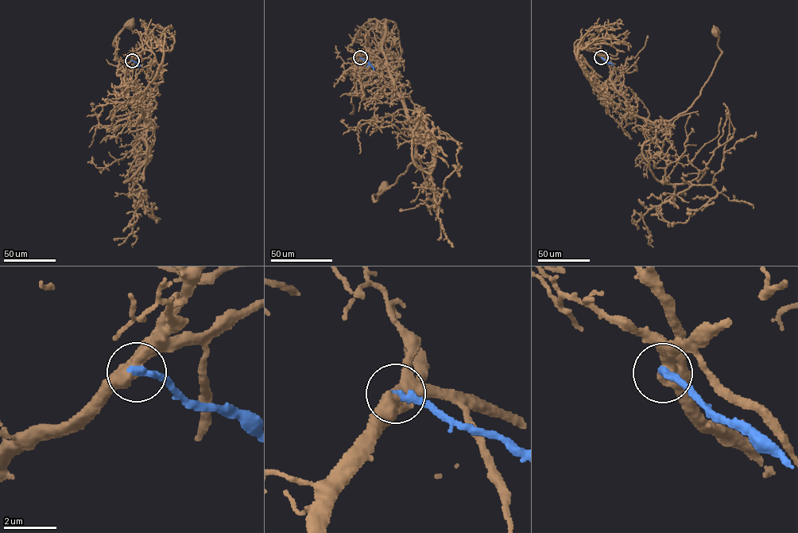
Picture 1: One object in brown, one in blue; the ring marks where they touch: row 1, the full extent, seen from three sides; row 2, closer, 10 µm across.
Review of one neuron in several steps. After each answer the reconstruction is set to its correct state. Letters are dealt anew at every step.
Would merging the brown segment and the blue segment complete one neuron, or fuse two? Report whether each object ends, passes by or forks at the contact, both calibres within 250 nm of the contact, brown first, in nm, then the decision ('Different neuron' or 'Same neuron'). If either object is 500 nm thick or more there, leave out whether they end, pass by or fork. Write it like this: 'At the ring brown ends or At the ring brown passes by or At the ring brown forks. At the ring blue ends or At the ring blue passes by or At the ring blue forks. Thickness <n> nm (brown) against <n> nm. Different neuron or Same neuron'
At the ring brown forks. At the ring blue ends. Thickness 400 nm (brown) against 320 nm. Same neuron

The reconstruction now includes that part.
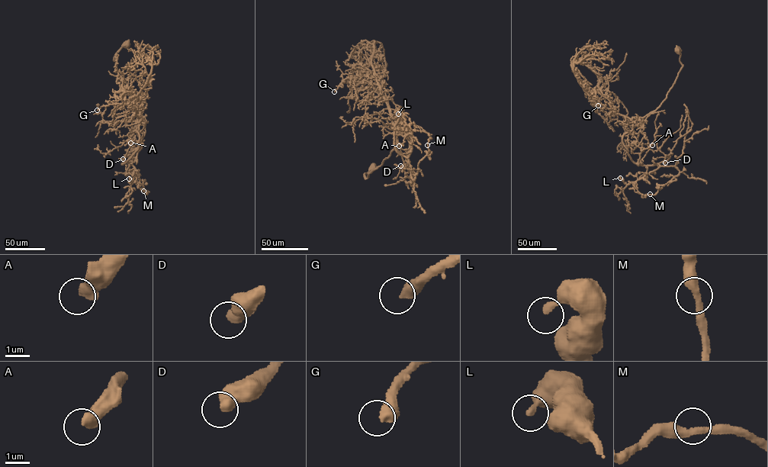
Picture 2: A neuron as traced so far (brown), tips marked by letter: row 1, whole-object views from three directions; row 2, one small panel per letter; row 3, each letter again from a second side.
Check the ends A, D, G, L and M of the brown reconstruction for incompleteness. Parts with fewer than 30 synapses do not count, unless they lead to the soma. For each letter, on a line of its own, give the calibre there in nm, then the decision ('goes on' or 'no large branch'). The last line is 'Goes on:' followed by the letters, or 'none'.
A: calibre 440 nm; no large branch
D: calibre 550 nm; no large branch
G: calibre 440 nm; goes on
L: calibre 260 nm; no large branch
M: calibre 360 nm; no large branch
Goes on: G

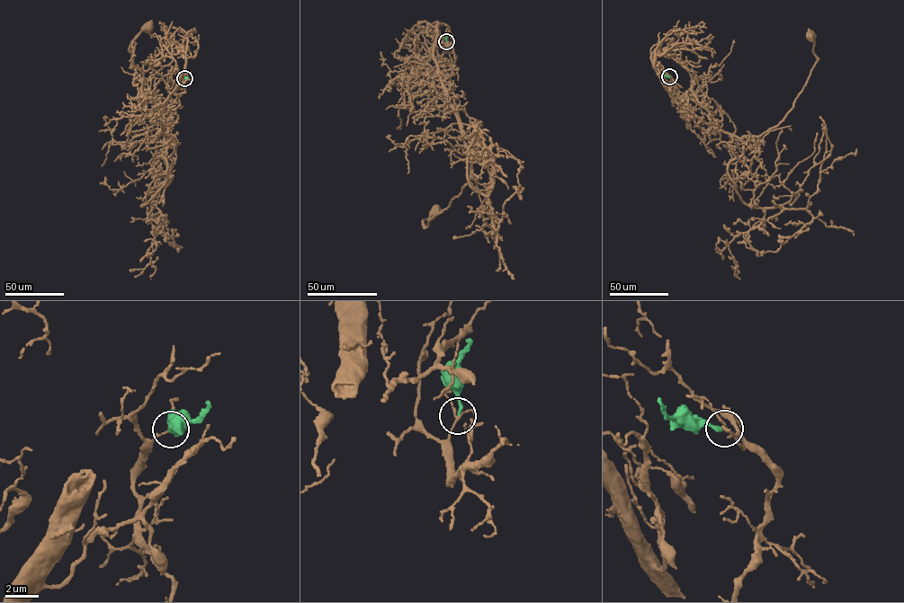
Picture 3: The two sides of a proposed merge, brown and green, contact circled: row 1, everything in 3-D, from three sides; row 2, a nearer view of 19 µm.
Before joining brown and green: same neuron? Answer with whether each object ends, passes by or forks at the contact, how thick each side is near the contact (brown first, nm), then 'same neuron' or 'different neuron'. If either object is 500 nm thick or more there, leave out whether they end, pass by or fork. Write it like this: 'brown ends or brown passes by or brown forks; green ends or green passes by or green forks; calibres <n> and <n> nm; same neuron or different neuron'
brown forks; green ends; calibres 110 and 200 nm; different neuron

